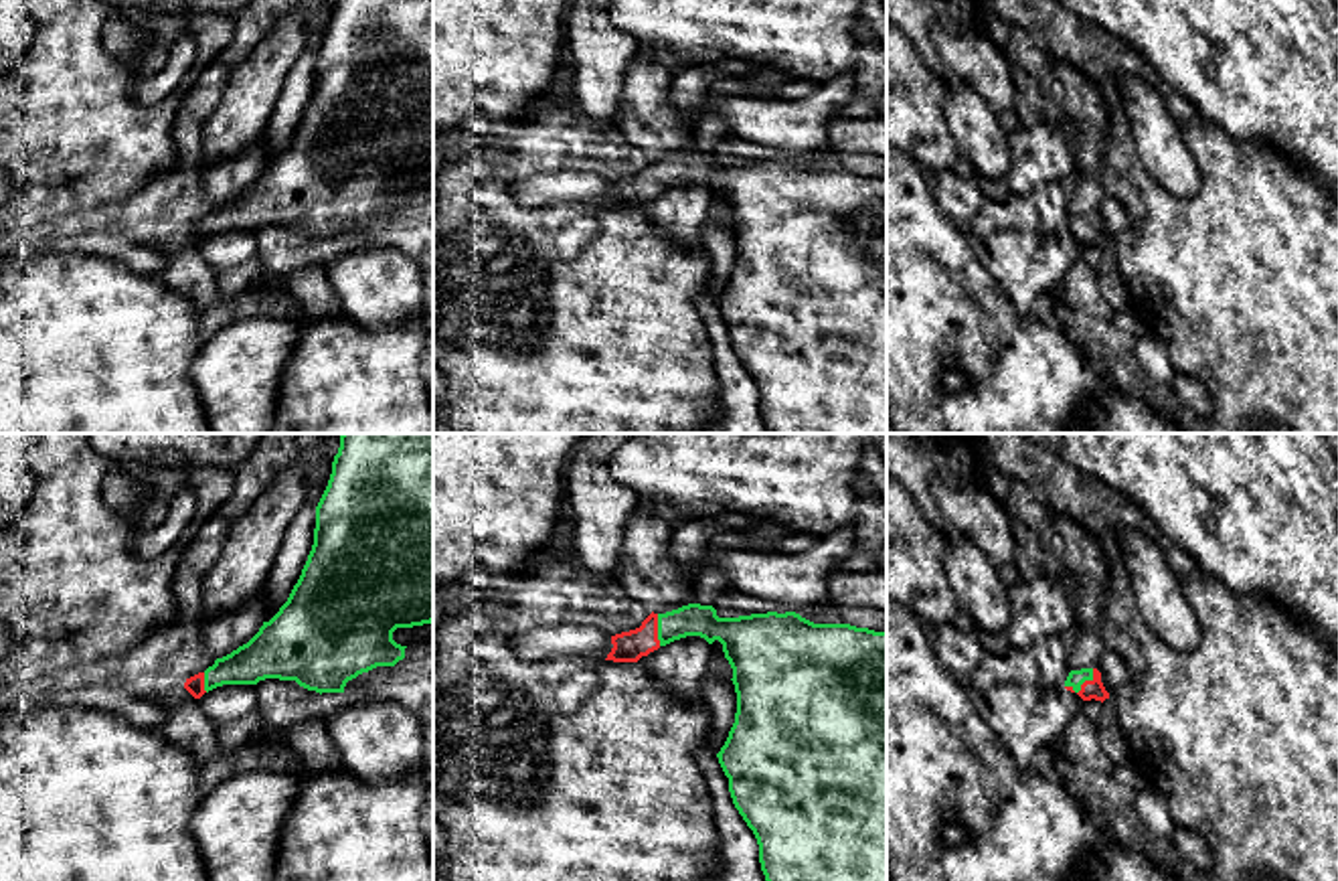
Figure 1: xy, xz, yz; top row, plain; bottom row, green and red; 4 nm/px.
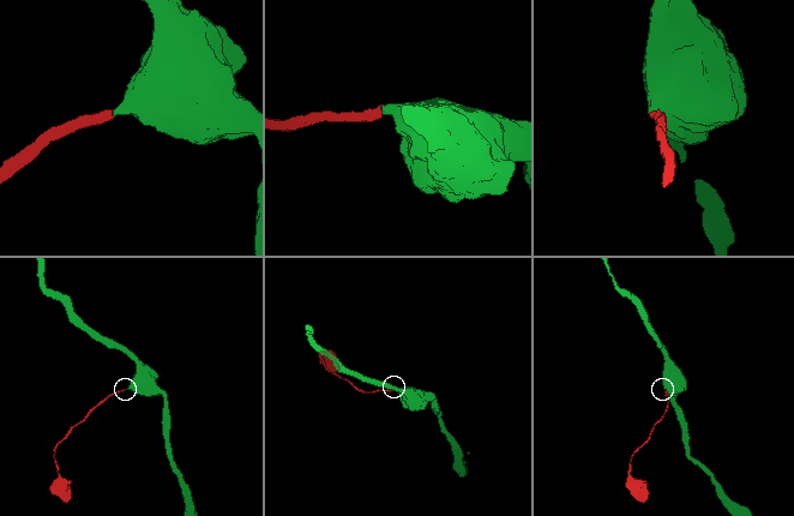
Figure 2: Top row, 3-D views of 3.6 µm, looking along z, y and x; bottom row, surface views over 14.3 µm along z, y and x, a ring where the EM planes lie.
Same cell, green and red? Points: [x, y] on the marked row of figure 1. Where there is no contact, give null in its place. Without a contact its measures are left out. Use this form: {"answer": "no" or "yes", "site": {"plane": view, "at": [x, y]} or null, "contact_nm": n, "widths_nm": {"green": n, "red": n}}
{"answer": "yes", "site": {"plane": "yz", "at": [1081, 683]}, "contact_nm": 140, "widths_nm": {"green": 70, "red": 80}}

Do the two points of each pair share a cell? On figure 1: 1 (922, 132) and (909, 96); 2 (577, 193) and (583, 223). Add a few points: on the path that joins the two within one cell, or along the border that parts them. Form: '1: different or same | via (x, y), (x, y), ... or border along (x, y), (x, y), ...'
1: same | via (915, 124), (909, 116), (909, 104)
2: different | border along (571, 201), (583, 201), (592, 207)

